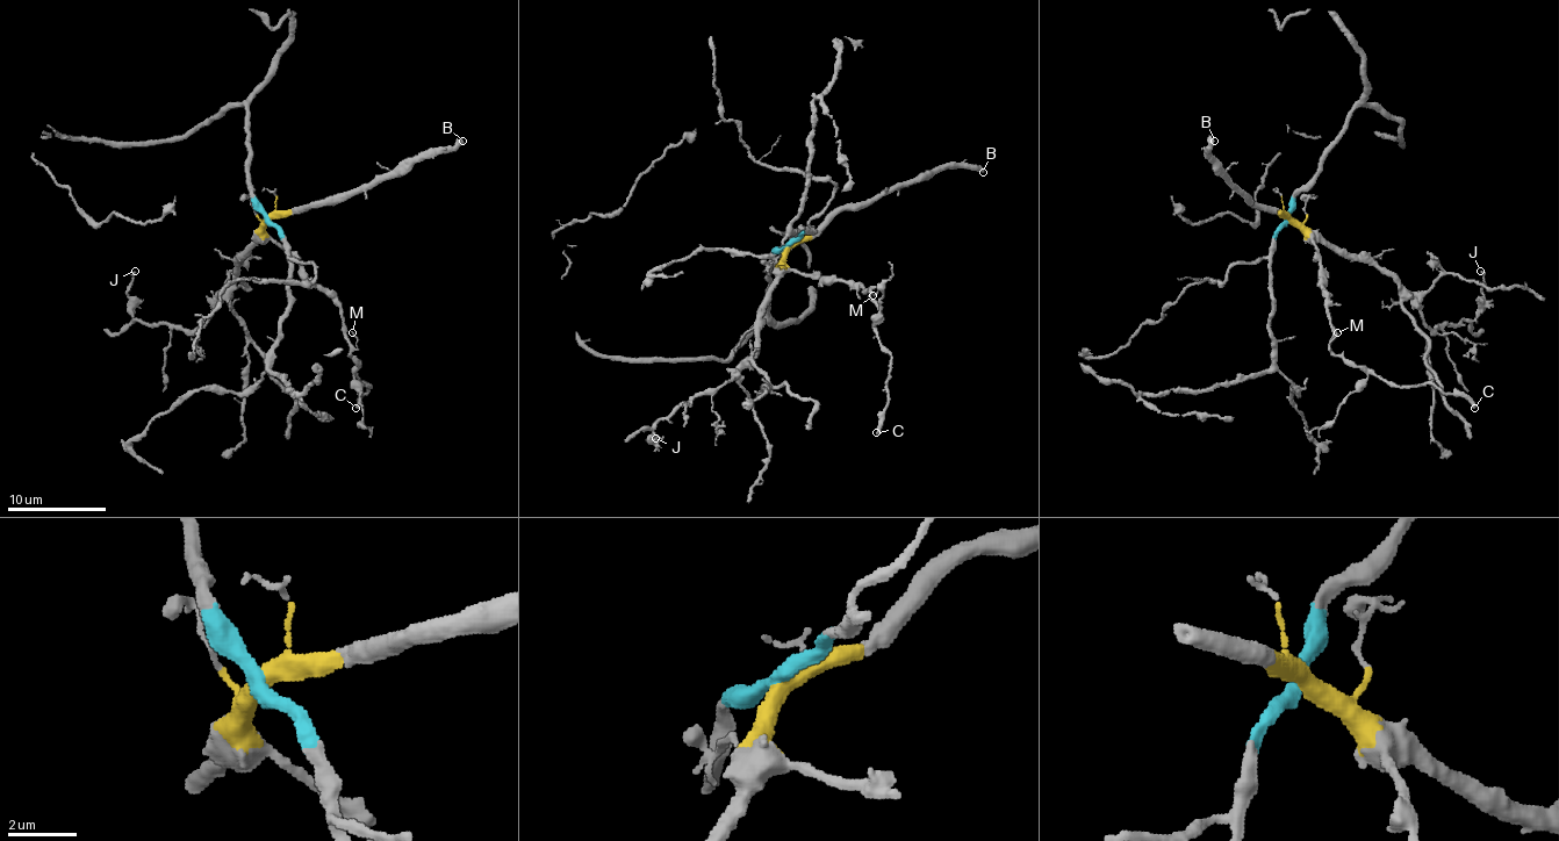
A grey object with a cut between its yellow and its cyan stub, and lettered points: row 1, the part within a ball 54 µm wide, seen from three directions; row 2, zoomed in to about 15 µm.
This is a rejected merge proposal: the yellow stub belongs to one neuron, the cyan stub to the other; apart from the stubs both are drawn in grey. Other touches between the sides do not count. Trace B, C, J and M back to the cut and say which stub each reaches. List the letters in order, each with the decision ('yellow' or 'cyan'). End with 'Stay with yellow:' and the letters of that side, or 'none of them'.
B: yellow
C: yellow
J: yellow
M: yellow
Stay with yellow: B, C, J, M

